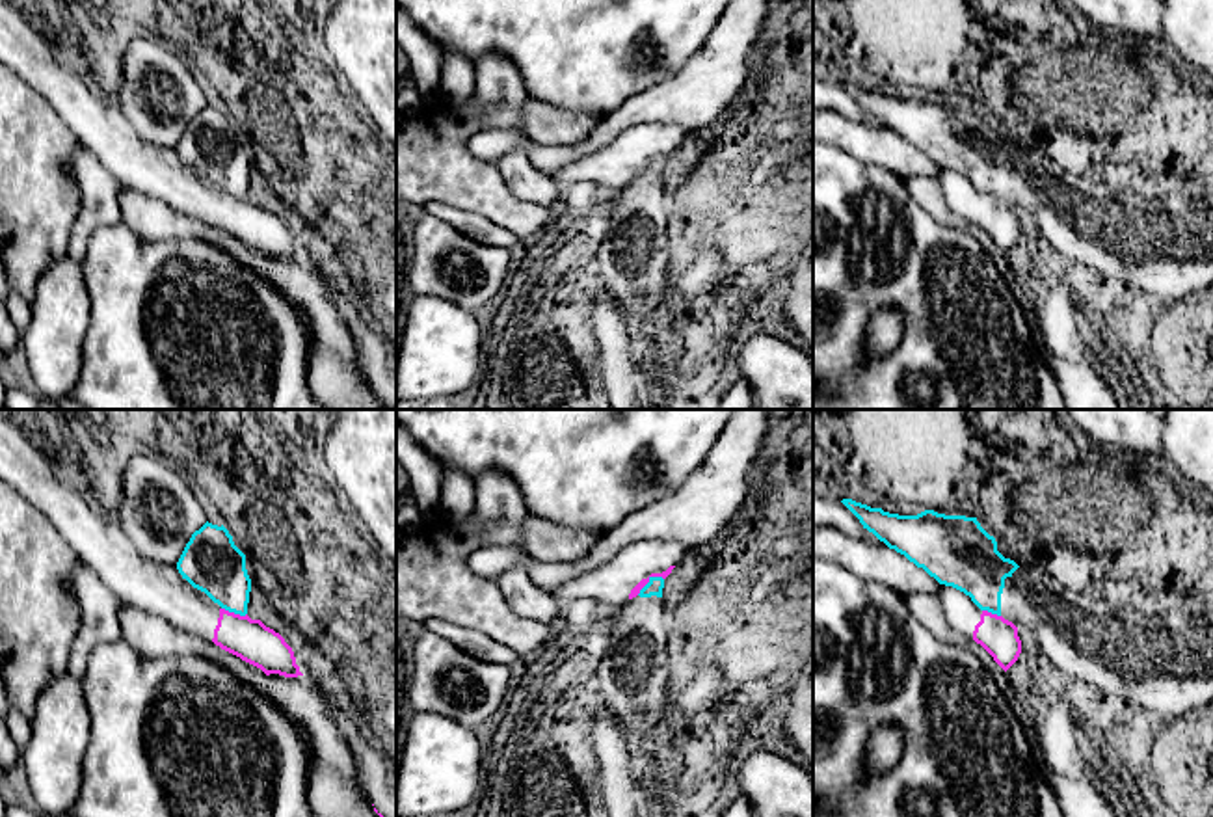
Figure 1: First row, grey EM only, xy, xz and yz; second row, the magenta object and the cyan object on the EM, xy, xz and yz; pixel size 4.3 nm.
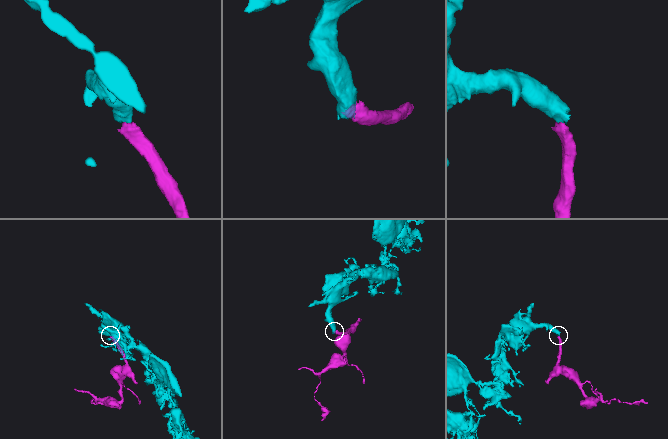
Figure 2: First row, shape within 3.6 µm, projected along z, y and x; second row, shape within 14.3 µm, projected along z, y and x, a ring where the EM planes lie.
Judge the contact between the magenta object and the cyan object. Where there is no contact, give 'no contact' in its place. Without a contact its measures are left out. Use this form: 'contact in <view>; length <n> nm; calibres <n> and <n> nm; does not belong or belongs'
contact in xz; length 140 nm; calibres 40 and 70 nm; does not belong

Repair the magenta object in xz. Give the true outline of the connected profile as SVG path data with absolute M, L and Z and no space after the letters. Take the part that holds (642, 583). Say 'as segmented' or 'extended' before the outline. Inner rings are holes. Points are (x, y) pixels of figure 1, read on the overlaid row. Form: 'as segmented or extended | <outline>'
extended | M644 540L625 547L614 560L575 577L560 586L560 605L593 599L606 607L621 607L636 597L651 577L666 579L685 560L686 547L675 540Z

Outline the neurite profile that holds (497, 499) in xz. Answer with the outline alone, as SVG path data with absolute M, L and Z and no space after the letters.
M486 471L474 480L474 512L484 523L486 545L508 543L521 549L525 558L530 556L521 532L528 510L510 475Z

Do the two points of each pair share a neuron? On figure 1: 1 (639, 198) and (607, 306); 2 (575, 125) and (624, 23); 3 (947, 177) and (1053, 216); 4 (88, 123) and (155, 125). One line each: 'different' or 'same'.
1: different
2: different
3: different
4: different

